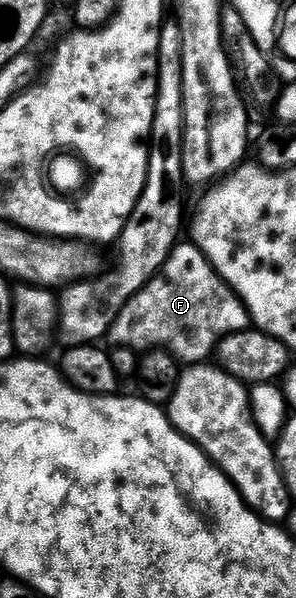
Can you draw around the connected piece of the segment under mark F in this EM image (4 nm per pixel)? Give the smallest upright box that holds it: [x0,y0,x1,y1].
[109,243,248,366]

